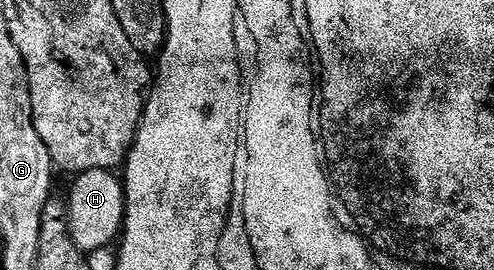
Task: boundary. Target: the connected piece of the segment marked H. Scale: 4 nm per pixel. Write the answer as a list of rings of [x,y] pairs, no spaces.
[[[102,168],[78,173],[72,180],[75,181],[71,184],[71,197],[66,197],[65,203],[67,225],[71,227],[71,237],[77,250],[90,254],[102,248],[111,248],[120,239],[127,213],[122,179],[114,171]]]

